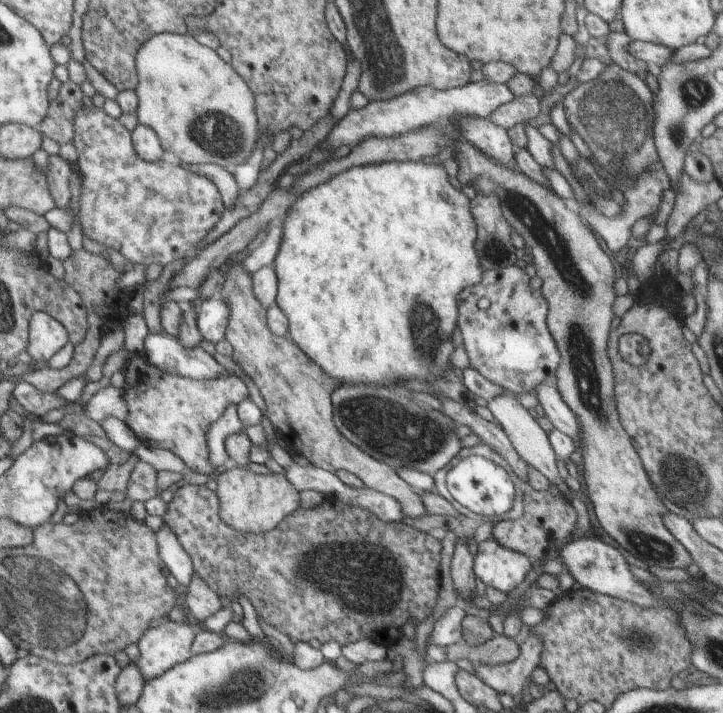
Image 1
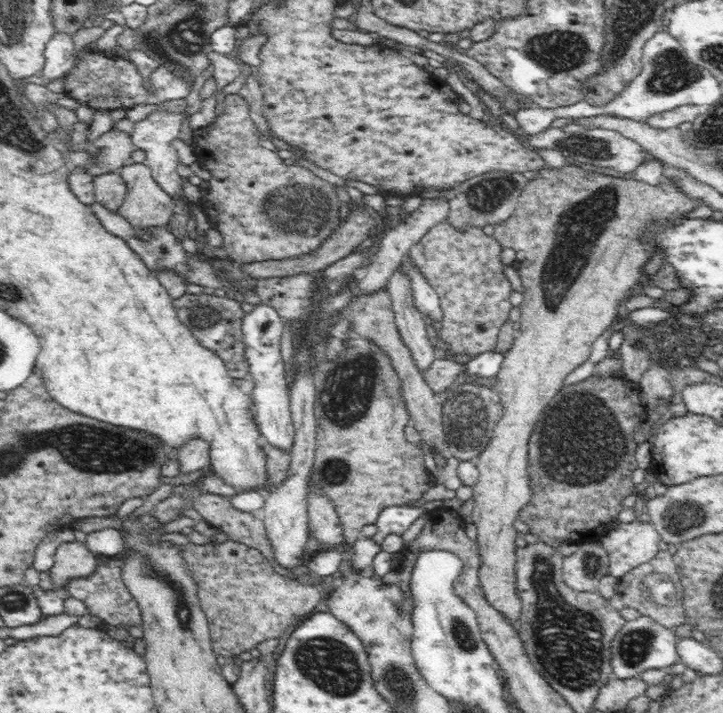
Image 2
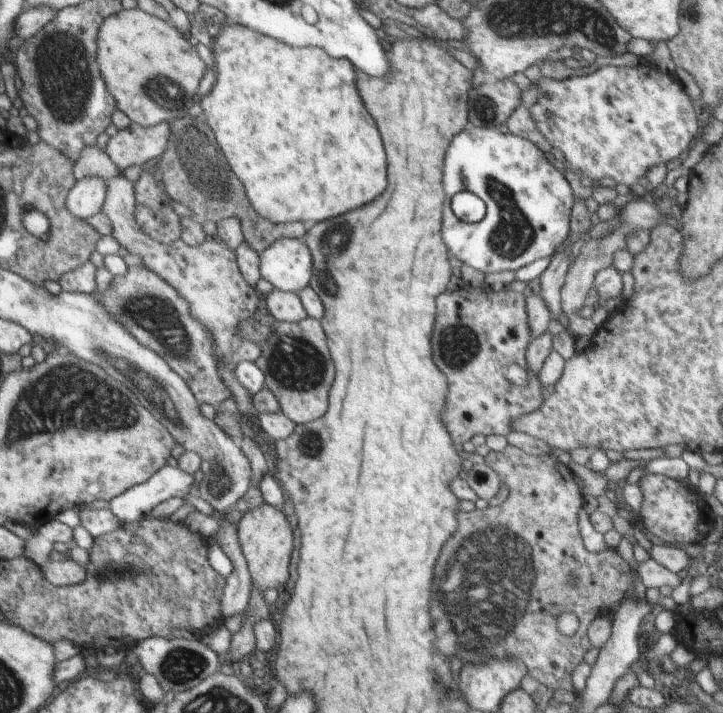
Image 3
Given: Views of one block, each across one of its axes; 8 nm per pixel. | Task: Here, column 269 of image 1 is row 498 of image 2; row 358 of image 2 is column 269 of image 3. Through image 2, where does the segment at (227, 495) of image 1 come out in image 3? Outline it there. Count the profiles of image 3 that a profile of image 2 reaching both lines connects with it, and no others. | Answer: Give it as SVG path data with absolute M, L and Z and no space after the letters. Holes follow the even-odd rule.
M265 503L260 508L244 513L237 523L238 542L250 574L251 588L256 586L260 592L271 588L280 593L290 578L289 565L294 549L294 536L286 517L281 510Z

